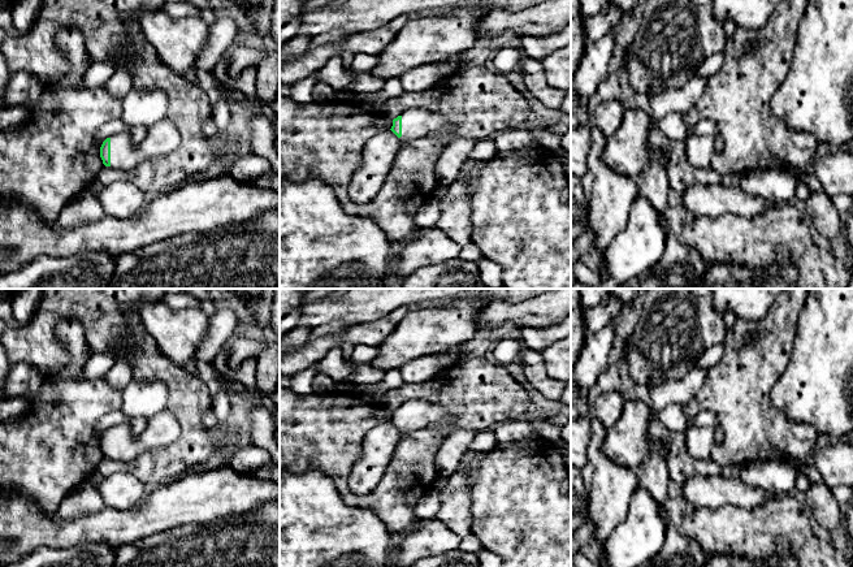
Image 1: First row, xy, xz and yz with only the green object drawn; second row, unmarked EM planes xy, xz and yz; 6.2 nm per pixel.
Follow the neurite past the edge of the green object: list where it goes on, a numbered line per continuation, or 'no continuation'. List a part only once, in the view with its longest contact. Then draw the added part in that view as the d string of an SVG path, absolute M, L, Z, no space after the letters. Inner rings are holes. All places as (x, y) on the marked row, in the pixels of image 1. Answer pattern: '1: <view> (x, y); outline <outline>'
1: xy (163, 137); outline M166 117L148 127L139 146L131 143L127 133L113 134L109 138L111 168L125 172L137 168L146 159L166 156L181 144L178 129Z

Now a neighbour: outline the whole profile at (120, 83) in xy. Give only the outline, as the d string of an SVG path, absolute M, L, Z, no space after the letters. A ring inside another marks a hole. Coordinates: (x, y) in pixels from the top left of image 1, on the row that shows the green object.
M116 69L103 86L113 98L122 100L133 90L133 78L126 69Z

